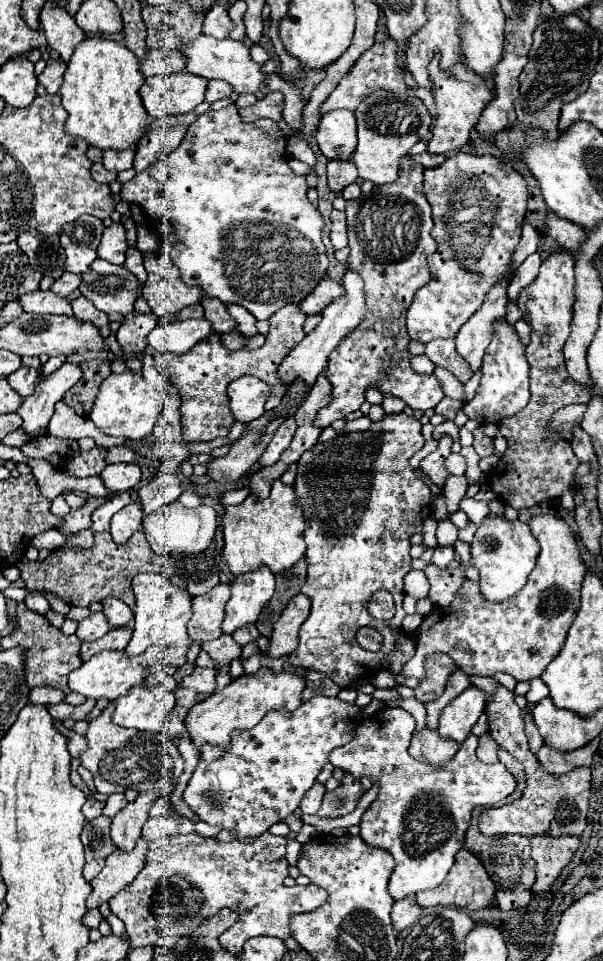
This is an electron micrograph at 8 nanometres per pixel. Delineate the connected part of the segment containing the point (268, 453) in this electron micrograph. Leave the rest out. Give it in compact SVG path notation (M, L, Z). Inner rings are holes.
M285 418L283 424L277 428L277 432L273 434L271 442L267 444L265 452L261 454L261 460L259 460L259 466L271 466L279 460L281 452L291 444L293 440L293 434L295 434L295 418Z

